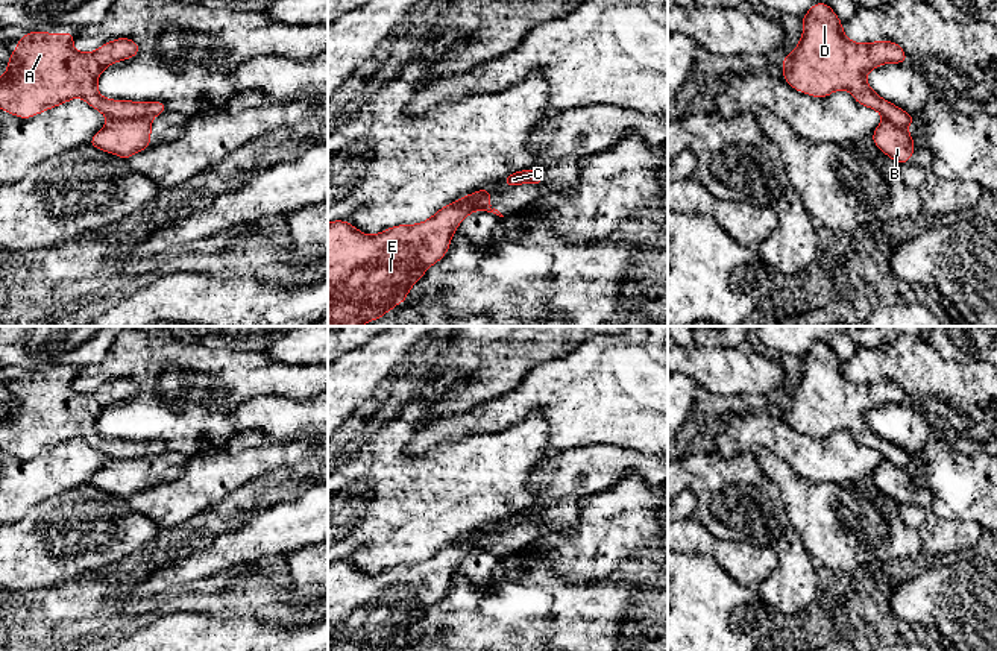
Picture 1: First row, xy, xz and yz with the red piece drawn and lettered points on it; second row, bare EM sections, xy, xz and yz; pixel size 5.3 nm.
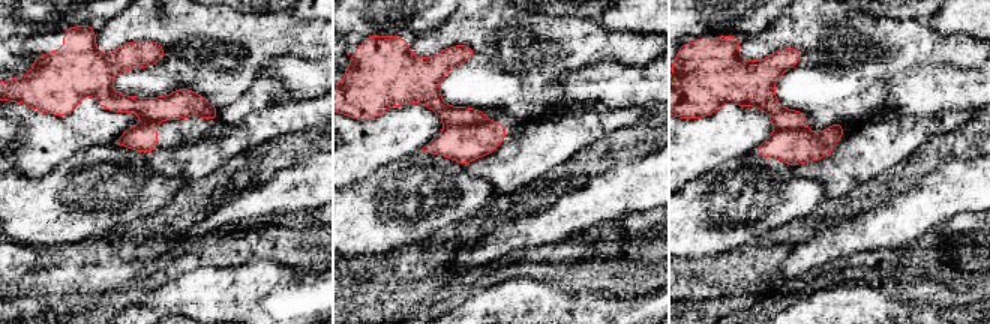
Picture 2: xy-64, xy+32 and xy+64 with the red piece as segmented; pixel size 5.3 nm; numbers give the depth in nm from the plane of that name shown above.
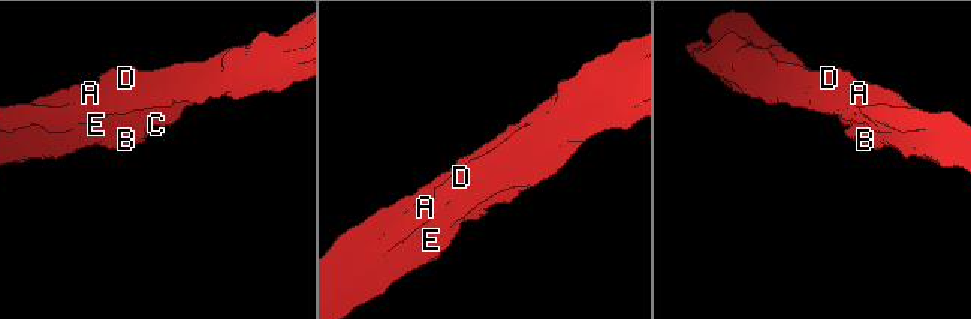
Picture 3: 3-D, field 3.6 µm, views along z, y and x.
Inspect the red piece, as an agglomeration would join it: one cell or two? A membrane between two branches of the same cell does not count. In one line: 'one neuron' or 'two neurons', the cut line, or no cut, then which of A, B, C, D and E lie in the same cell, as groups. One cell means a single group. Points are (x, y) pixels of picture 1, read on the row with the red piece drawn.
two neurons | xy (149, 116), (110, 120) | A C D E / B

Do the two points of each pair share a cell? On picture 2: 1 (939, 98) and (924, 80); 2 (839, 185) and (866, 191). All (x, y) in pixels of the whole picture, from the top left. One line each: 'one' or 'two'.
1: one
2: two

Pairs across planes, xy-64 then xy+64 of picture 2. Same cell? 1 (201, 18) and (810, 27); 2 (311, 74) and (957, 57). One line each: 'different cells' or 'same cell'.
1: same cell
2: different cells

